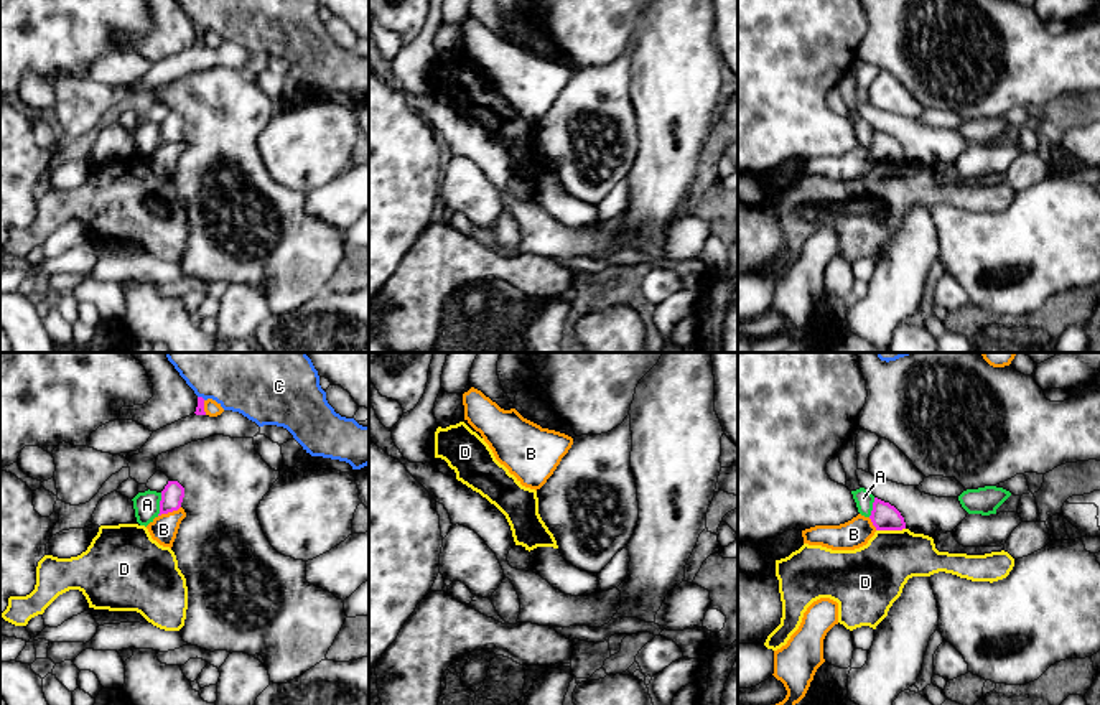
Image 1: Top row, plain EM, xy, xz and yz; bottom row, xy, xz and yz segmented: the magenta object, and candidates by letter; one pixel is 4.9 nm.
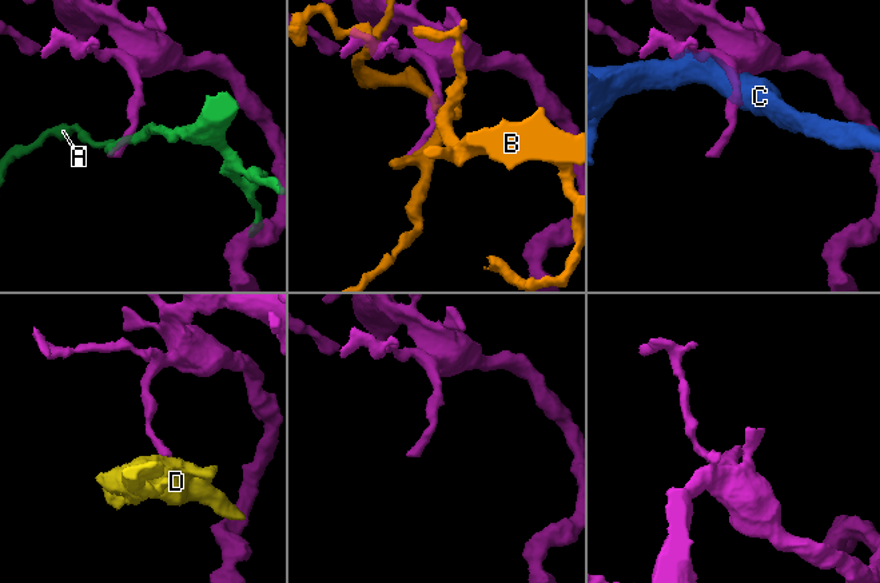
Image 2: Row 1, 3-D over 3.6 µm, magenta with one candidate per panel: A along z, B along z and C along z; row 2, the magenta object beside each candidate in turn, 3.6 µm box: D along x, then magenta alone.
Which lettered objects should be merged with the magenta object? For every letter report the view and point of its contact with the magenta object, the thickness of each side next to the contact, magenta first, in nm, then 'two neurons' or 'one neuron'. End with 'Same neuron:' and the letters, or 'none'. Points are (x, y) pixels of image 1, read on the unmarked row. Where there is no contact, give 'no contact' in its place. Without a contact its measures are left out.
A: contact xy (160, 135); calibres 110 and 130 nm; two neurons
B: contact xy (168, 142); calibres 110 and 140 nm; two neurons
C: contact xy (201, 28); calibres 50 and 240 nm; two neurons
D: contact yz (890, 160); calibres 130 and 320 nm; two neurons
Same neuron: none

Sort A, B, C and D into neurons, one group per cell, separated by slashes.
A / B / C / D

